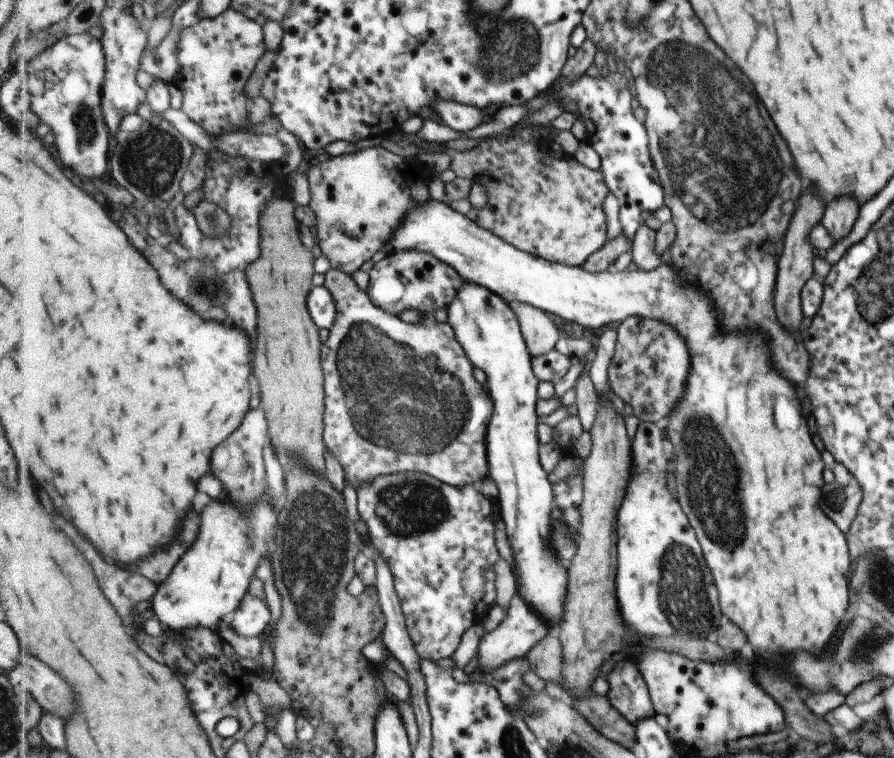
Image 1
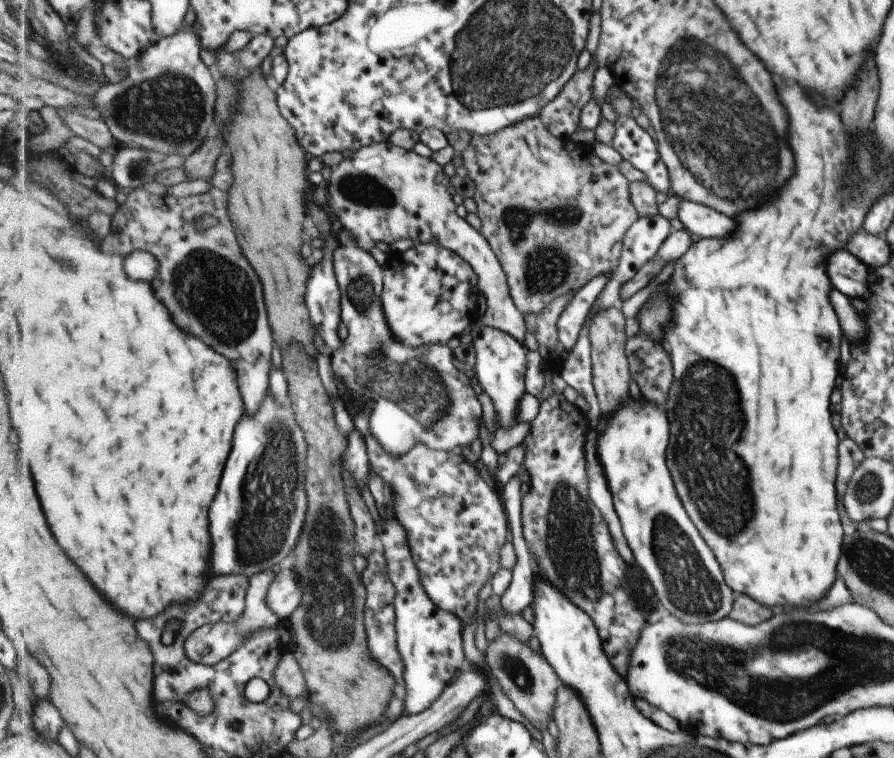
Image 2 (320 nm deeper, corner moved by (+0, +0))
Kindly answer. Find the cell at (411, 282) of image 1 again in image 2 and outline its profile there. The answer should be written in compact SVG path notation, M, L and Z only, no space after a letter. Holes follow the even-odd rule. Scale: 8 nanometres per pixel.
M419 243L404 253L389 255L384 268L382 303L394 337L404 345L417 348L423 345L446 345L451 338L461 336L461 332L472 328L483 315L483 300L480 300L477 290L479 279L474 266L467 259L440 244Z

